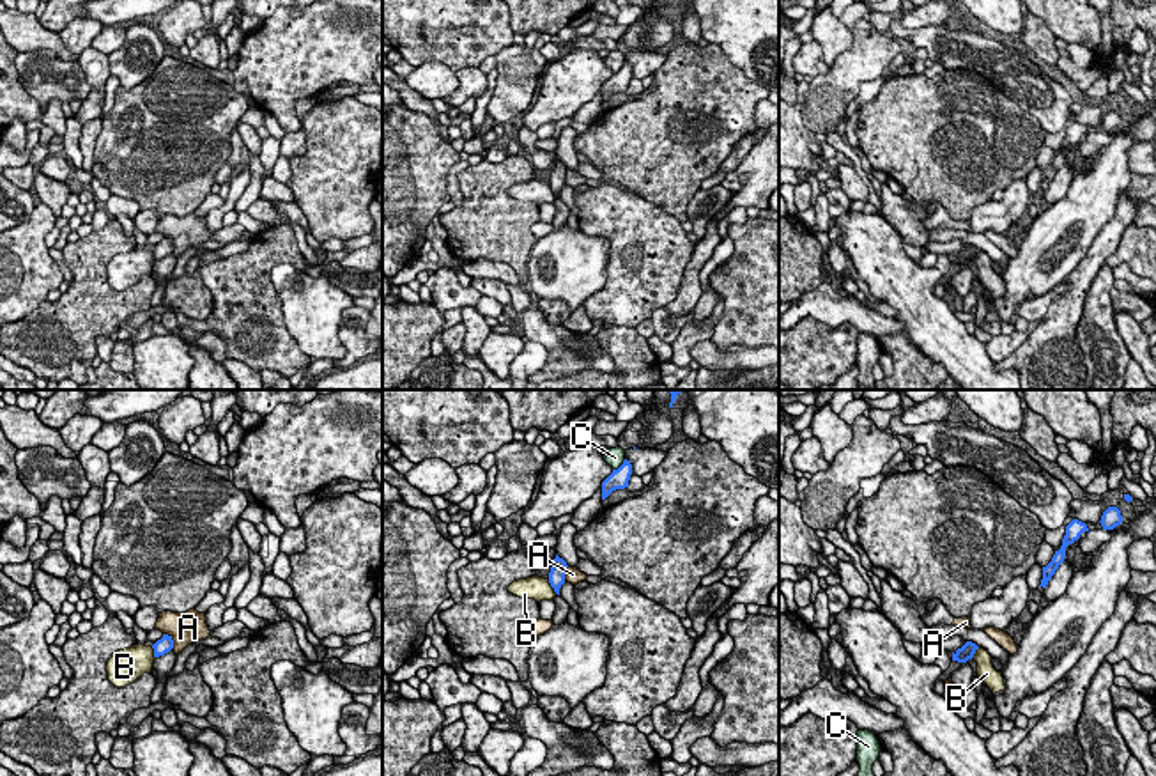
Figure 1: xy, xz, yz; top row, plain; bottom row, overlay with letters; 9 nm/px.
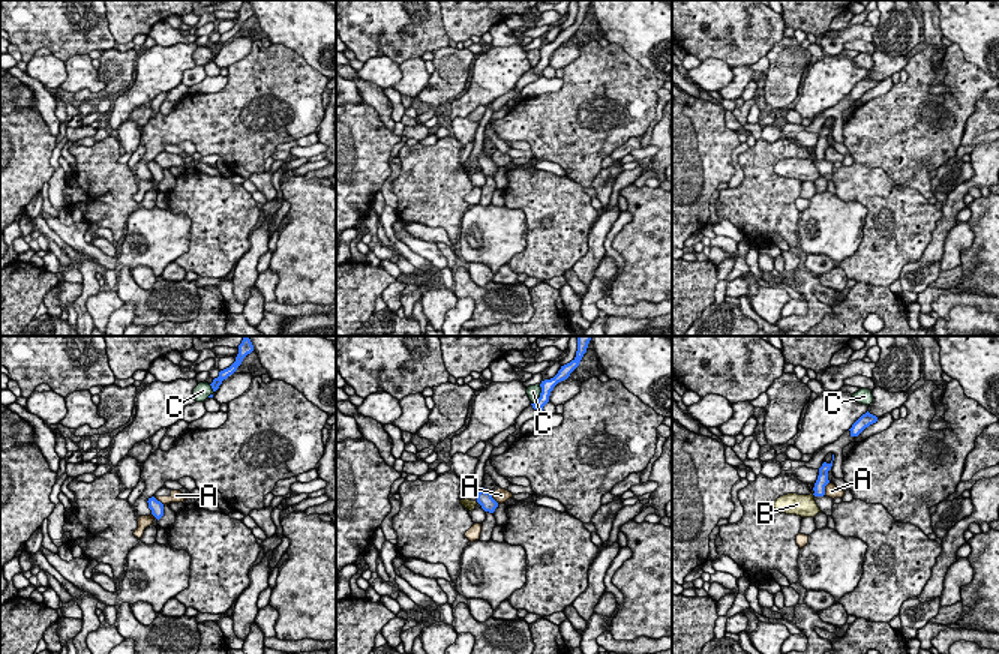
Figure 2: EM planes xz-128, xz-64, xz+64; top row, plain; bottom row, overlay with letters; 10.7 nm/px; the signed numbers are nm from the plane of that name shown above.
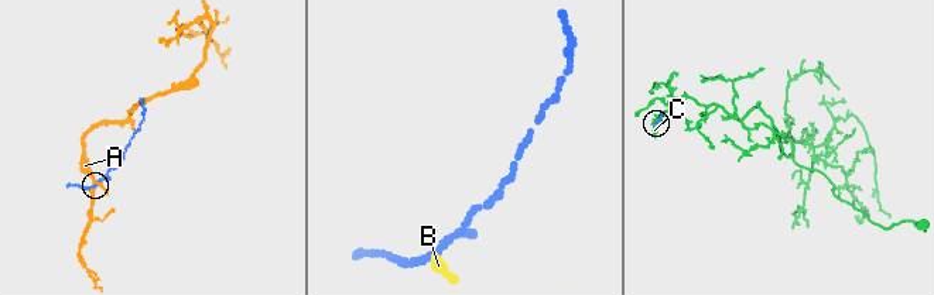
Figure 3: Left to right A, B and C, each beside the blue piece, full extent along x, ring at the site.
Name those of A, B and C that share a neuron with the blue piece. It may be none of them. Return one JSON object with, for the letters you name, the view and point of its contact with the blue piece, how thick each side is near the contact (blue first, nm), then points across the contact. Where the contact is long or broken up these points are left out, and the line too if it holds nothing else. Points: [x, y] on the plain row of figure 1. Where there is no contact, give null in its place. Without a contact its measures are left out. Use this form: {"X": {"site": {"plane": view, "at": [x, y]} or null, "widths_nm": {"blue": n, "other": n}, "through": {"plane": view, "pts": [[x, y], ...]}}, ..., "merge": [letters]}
{"merge": []}

